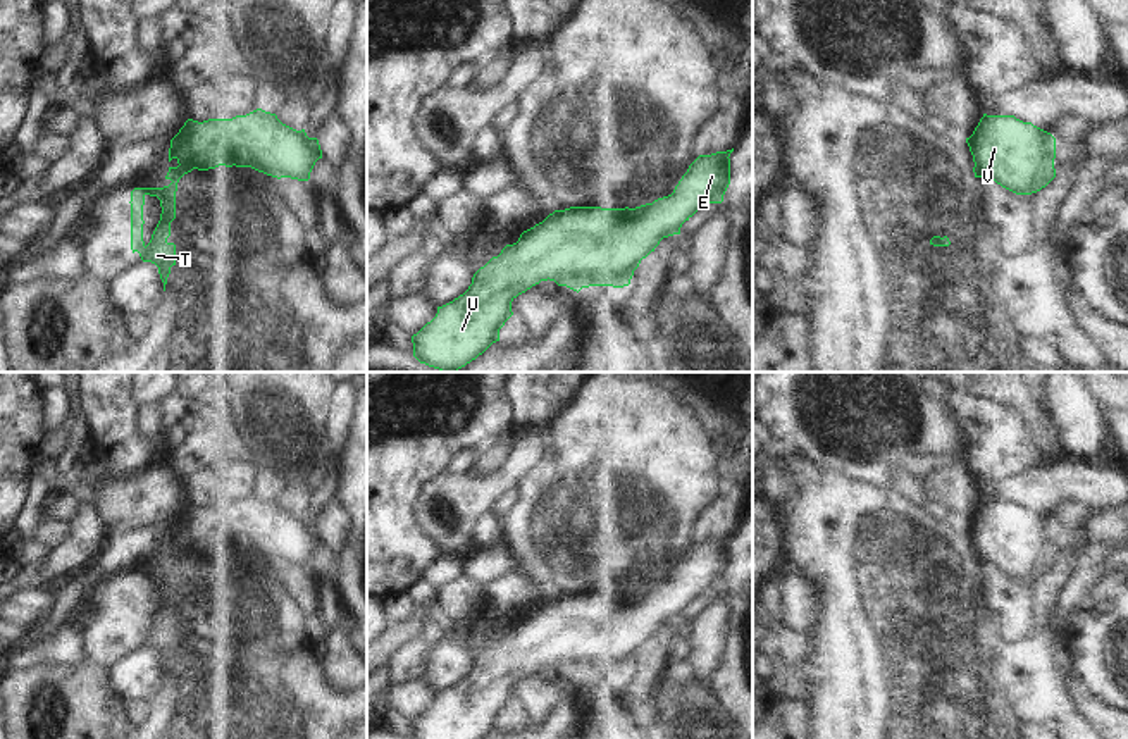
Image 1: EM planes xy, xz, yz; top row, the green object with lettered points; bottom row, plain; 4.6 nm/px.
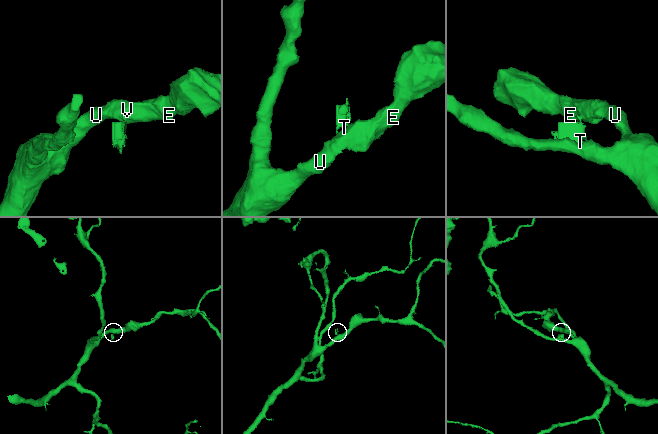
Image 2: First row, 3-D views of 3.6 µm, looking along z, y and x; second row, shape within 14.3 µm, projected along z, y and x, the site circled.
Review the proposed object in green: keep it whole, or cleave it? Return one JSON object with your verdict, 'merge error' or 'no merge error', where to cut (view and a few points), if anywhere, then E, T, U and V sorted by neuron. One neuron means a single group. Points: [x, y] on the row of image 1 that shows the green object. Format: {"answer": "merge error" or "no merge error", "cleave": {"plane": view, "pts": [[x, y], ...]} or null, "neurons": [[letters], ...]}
{"answer": "merge error", "cleave": {"plane": "xy", "pts": [[179, 164], [192, 169]]}, "neurons": [["E", "U", "V"], ["T"]]}

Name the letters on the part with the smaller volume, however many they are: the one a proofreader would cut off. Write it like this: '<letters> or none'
T

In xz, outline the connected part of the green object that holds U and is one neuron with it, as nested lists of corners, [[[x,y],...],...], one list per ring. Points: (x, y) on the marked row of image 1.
[[[734,148],[699,155],[673,193],[653,203],[635,208],[570,207],[555,210],[480,267],[463,295],[437,307],[436,317],[412,336],[413,357],[441,372],[456,372],[499,341],[499,329],[513,315],[511,301],[541,281],[549,279],[577,293],[589,286],[629,286],[641,260],[654,252],[663,238],[680,234],[682,224],[704,205],[723,202],[730,184],[728,157],[732,152]]]

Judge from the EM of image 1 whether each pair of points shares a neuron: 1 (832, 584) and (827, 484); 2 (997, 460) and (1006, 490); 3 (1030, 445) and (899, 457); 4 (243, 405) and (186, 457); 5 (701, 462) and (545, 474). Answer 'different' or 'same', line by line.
1: same
2: different
3: different
4: different
5: same

